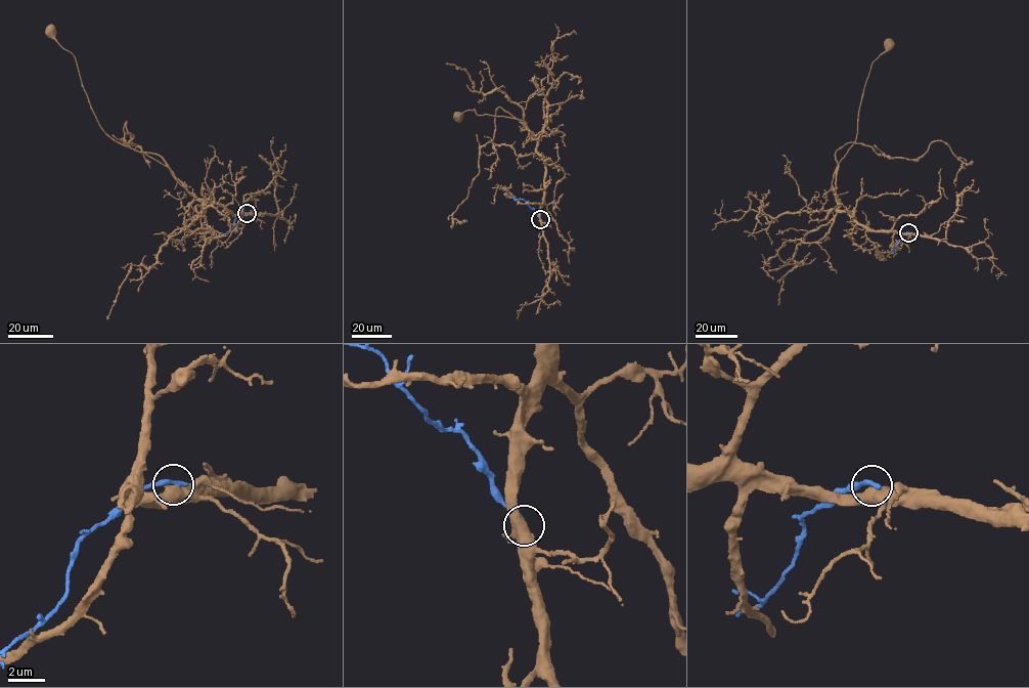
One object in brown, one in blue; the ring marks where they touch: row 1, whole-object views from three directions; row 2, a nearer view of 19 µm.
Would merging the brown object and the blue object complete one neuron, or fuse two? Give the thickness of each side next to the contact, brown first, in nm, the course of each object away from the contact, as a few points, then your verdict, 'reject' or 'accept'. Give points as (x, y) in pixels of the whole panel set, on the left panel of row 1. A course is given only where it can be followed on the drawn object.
440/320 nm | brown via (247, 213), (233, 216), (218, 203), (197, 200), (169, 168), (113, 140), (92, 111), (76, 58), (48, 29) | blue via (247, 213), (238, 217), (224, 234), (215, 237), (204, 227) | reject

